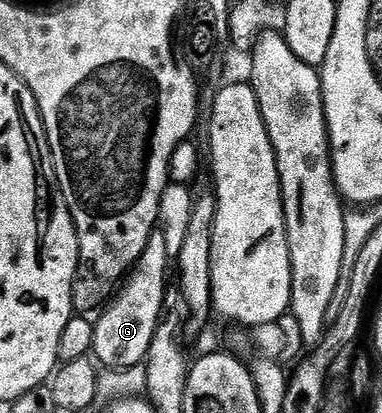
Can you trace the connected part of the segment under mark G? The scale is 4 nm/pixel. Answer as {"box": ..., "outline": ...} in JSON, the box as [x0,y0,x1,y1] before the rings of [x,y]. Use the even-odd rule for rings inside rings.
{"box":[92,230,169,370],"outline":[[[155,230],[143,254],[128,273],[127,279],[116,289],[115,295],[104,311],[96,317],[93,325],[92,355],[98,365],[109,370],[130,368],[142,363],[148,357],[151,338],[161,323],[163,315],[161,307],[166,307],[167,304],[165,271],[168,268],[169,240],[161,230]]]}

